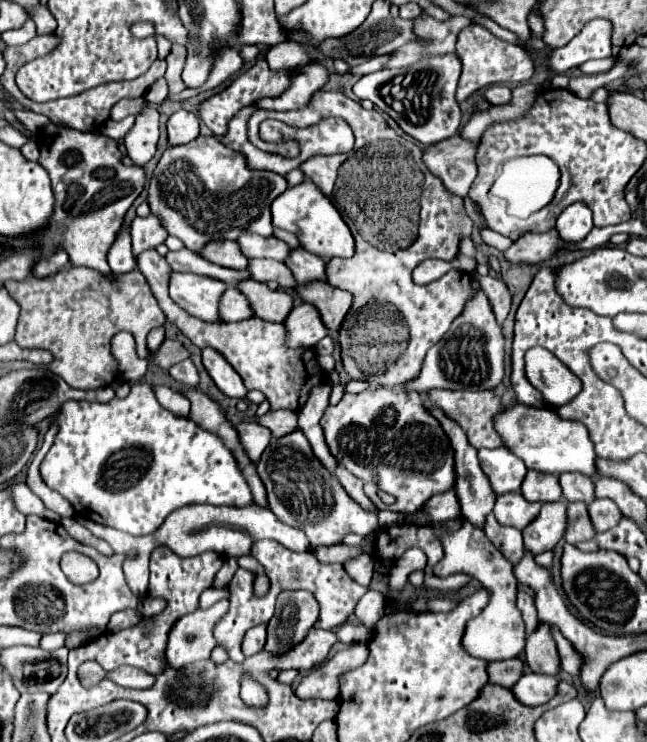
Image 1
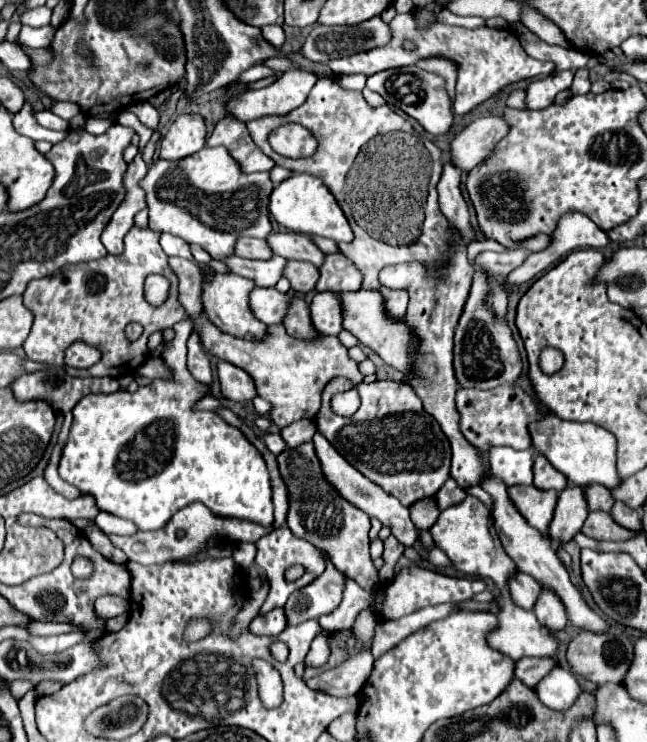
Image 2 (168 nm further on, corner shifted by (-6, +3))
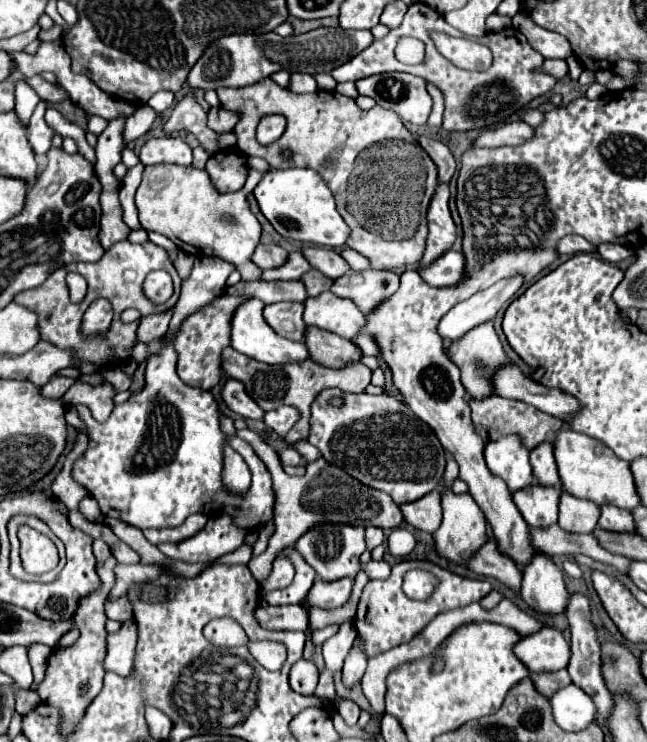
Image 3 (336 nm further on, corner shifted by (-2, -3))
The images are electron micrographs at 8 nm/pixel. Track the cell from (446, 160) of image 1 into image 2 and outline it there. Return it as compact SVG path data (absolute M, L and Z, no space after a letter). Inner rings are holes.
M479 117L471 125L467 125L453 141L451 141L451 163L469 173L473 167L483 163L491 151L495 149L497 141L507 133L507 123L503 117Z

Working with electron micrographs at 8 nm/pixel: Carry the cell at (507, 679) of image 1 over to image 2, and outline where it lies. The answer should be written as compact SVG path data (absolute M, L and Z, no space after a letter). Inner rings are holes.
M523 657L515 661L515 677L527 687L535 687L545 673L555 667L555 661L549 657Z

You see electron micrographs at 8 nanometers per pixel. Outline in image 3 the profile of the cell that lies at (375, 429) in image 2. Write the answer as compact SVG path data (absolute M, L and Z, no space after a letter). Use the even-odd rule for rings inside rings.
M339 389L321 391L311 407L311 433L307 441L321 451L327 463L341 467L371 489L385 491L397 505L417 501L431 493L445 471L445 451L431 427L415 417L403 401L387 393L343 395ZM335 397L343 403L331 405L329 401Z

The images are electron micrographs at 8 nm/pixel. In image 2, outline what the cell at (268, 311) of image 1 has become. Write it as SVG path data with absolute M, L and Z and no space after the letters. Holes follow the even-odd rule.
M291 297L289 303L289 311L283 319L283 325L287 329L287 333L291 333L293 337L301 337L301 339L311 339L315 337L315 329L311 329L311 319L309 319L309 305L299 299L299 297Z

